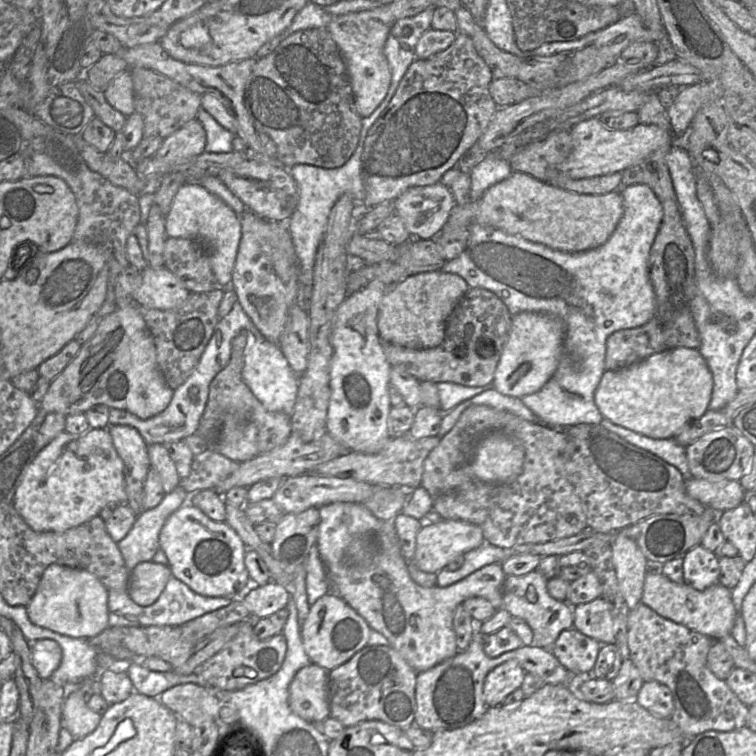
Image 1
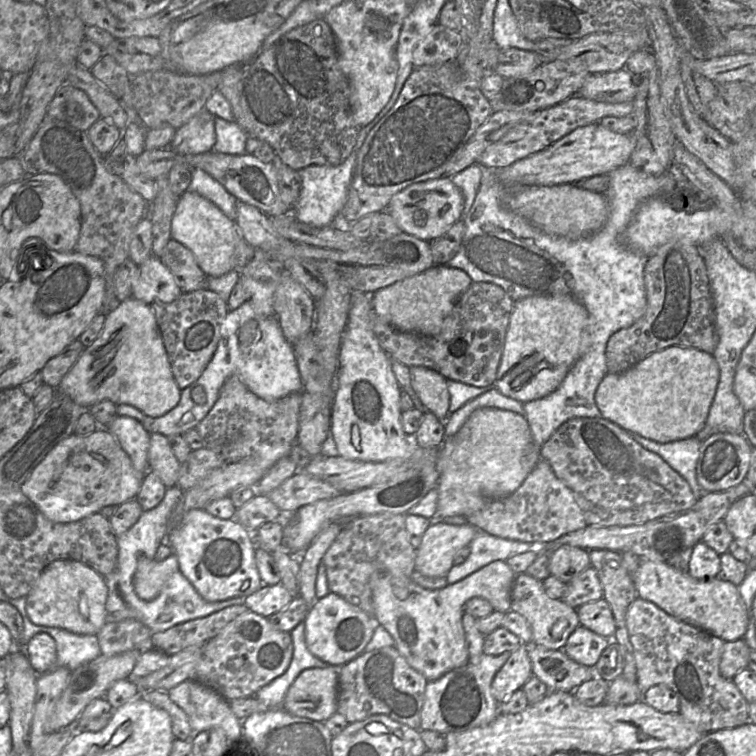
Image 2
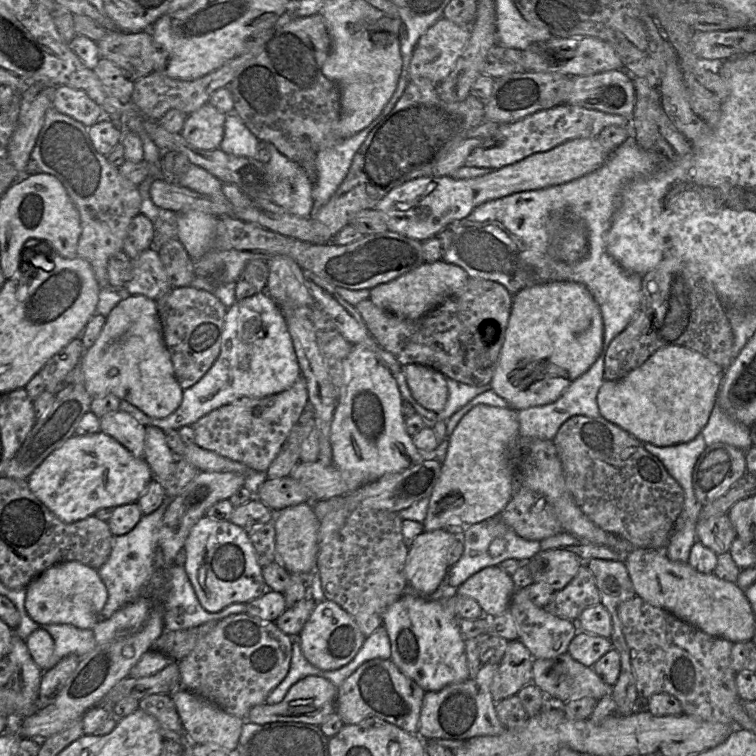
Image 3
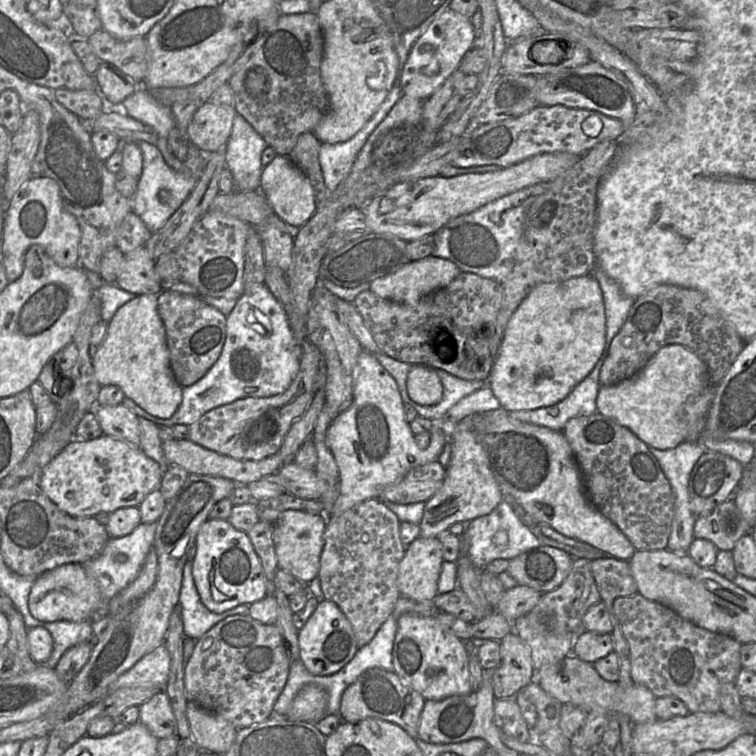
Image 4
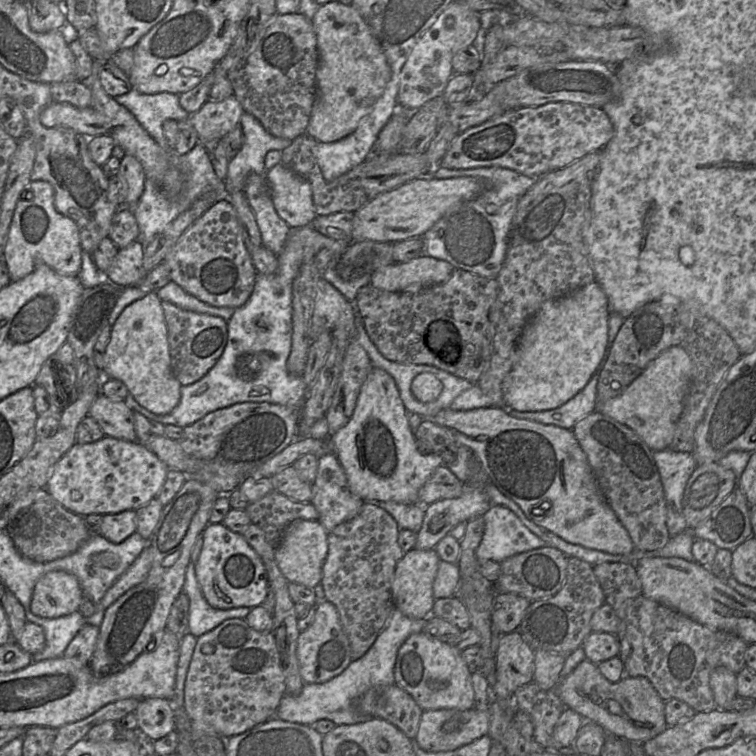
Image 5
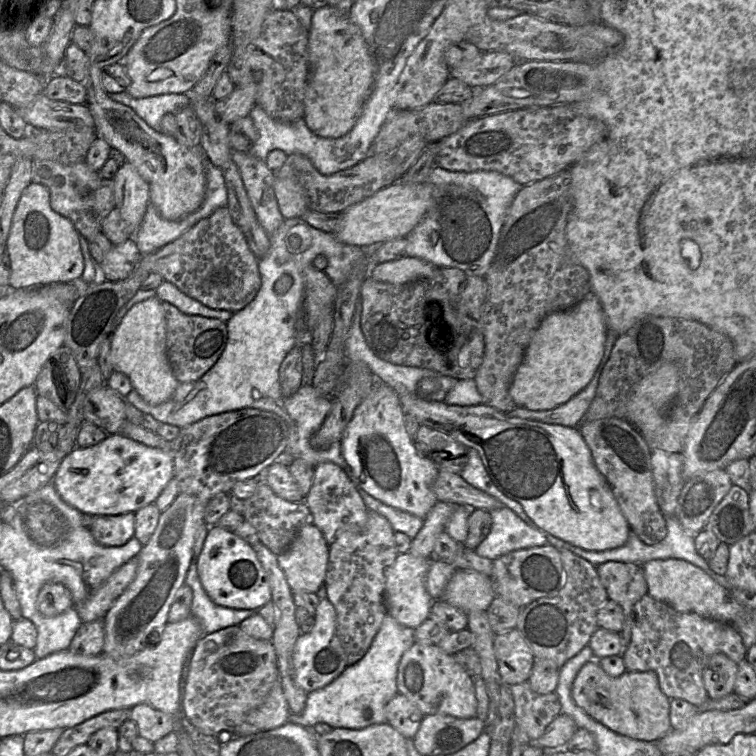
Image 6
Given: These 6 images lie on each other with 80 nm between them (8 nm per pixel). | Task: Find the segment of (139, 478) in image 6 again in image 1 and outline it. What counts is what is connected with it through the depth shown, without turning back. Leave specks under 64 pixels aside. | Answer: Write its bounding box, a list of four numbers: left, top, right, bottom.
[13,428,126,532]

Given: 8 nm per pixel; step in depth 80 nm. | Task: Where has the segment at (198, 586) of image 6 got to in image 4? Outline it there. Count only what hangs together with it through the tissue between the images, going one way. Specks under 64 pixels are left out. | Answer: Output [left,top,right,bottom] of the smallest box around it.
[178,558,250,640]

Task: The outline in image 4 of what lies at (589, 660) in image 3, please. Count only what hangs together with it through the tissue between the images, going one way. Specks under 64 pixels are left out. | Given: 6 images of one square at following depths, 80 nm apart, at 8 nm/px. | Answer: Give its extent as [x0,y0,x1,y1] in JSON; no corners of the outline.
[572,630,614,664]

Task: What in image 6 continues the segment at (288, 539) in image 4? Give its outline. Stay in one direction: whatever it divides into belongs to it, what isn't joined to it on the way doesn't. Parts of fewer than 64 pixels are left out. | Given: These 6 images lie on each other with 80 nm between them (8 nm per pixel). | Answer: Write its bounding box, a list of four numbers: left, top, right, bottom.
[277,523,329,593]

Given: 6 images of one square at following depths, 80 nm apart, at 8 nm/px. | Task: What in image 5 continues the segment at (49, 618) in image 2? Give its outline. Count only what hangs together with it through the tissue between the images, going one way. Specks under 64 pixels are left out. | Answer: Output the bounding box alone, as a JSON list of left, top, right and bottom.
[31,571,82,618]

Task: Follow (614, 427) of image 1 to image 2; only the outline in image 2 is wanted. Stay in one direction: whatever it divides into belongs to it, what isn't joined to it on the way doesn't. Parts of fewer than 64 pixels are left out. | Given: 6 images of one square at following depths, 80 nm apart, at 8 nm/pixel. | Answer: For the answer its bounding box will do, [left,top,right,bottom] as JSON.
[630,433,704,501]

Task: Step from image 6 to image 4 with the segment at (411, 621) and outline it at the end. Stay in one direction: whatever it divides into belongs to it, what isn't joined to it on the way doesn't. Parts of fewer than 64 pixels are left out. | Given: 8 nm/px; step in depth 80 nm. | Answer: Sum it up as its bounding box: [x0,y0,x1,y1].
[397,537,443,601]

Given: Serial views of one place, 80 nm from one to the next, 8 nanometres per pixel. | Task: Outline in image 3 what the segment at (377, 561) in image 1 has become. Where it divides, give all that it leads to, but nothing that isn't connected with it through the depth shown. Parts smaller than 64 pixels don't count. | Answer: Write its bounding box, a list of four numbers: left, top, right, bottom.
[382,565,515,692]

